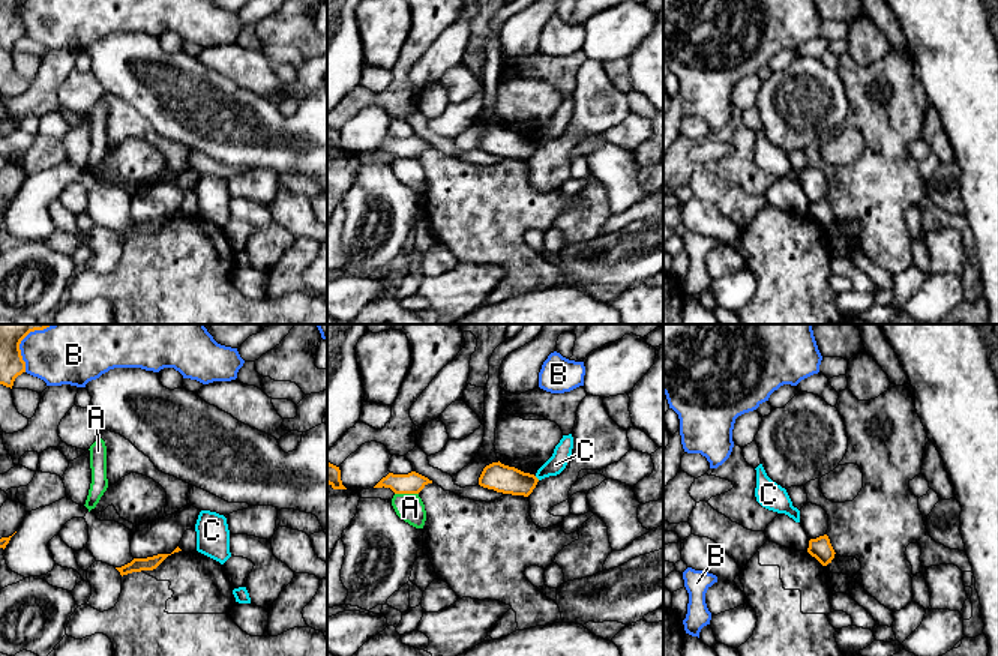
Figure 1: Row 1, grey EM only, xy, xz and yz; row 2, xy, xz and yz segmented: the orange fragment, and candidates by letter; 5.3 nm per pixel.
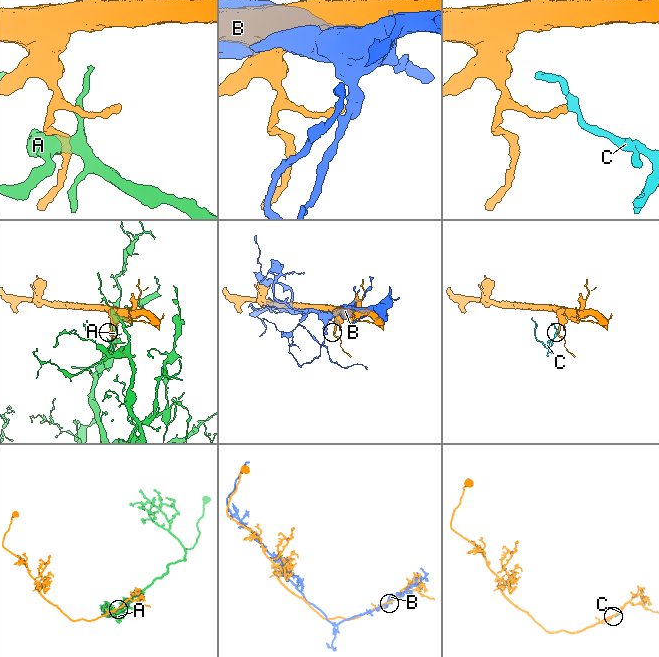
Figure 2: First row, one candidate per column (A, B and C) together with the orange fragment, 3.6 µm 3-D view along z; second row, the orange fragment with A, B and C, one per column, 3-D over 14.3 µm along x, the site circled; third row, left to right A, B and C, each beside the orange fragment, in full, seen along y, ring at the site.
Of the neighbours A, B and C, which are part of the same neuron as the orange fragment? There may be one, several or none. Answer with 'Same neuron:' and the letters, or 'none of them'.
Same neuron: none of them

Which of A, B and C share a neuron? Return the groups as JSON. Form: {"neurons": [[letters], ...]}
{"neurons": [["A"], ["B"], ["C"]]}

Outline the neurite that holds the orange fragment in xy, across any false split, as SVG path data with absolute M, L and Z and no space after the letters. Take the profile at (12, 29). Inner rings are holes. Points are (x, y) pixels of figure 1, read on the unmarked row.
M0 0L0 48L11 51L18 39L26 36L20 8L26 0Z

